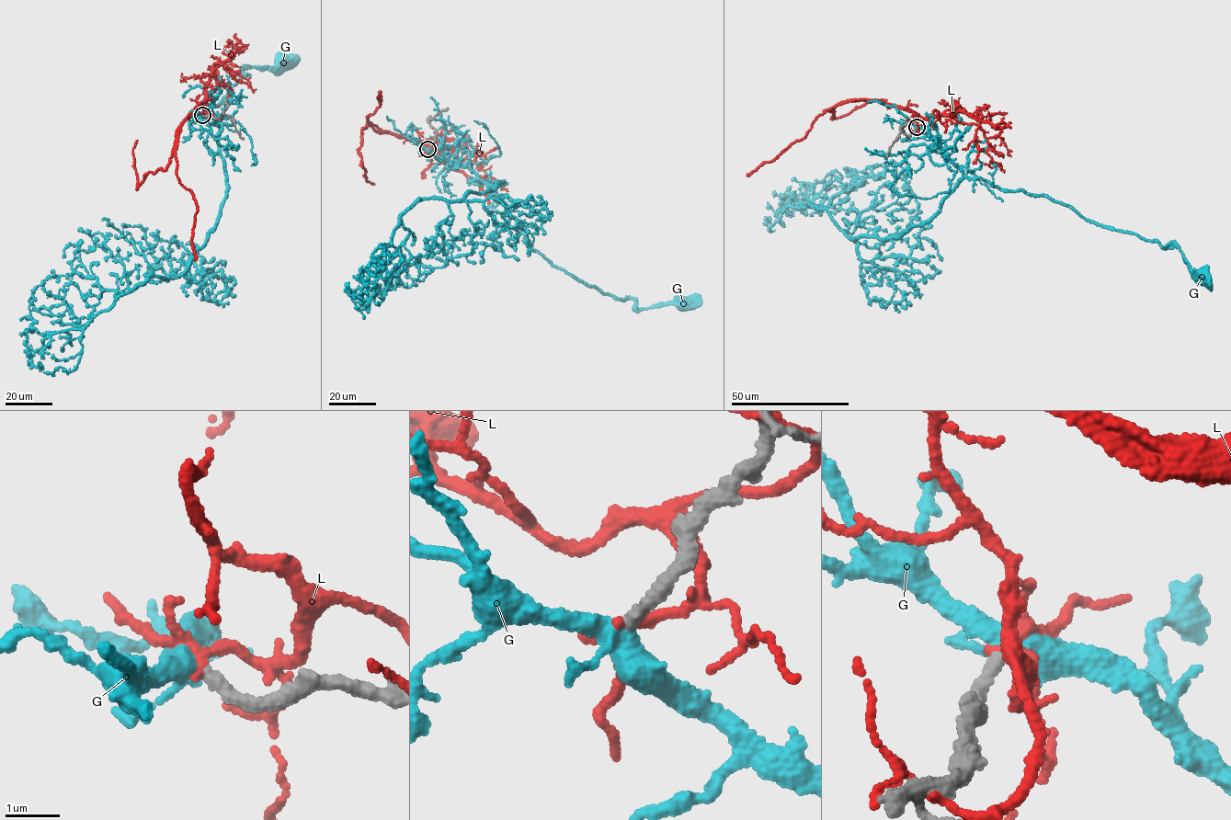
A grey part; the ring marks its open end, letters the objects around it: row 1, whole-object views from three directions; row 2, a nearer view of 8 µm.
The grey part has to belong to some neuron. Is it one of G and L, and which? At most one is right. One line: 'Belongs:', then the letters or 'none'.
Belongs: G

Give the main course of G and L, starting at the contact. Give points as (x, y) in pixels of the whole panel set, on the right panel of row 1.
G: (917, 127), (938, 140), (967, 176), (1047, 196), (1105, 227), (1162, 247), (1173, 244), (1192, 272), (1203, 274)
L: (916, 127), (917, 129), (914, 114), (909, 110), (875, 100), (847, 101), (816, 118), (805, 136), (746, 175)

